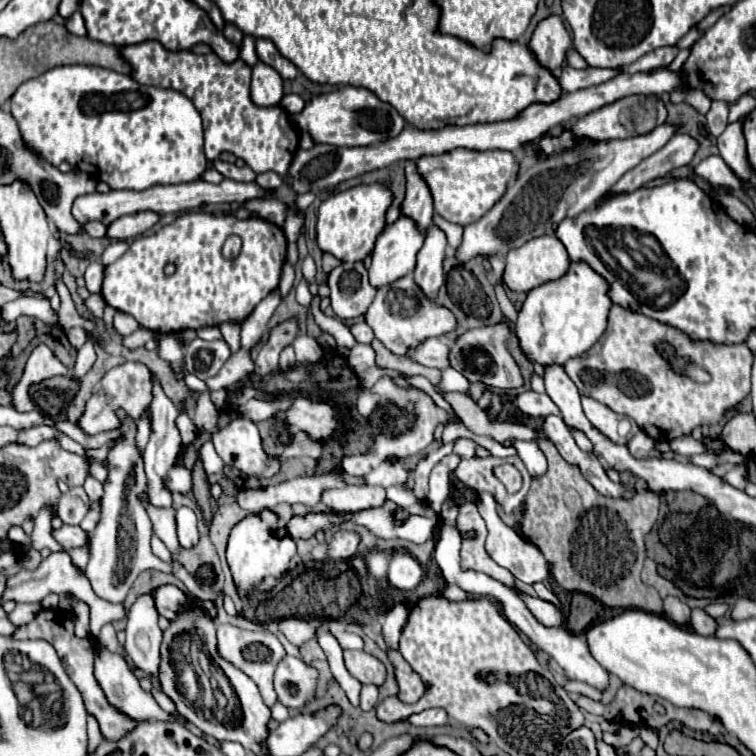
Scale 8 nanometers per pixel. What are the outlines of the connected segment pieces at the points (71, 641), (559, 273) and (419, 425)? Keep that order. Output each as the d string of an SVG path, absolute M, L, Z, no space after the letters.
M41 609L31 623L17 627L11 637L13 639L43 639L43 641L47 641L47 643L51 643L55 647L67 675L77 685L79 693L83 695L87 713L91 713L97 719L105 739L119 739L127 731L131 731L131 727L137 725L137 723L131 723L131 719L123 719L123 715L119 715L119 711L111 711L111 707L107 707L107 699L103 699L103 691L99 691L99 683L95 683L95 675L93 675L95 641L91 637L87 637L87 639L75 637L75 633L73 633L73 617L69 613L65 613L61 609Z
M543 235L543 237L527 241L519 249L507 253L507 267L505 267L503 283L505 283L505 287L509 287L517 293L529 293L531 289L535 289L547 281L555 281L555 279L561 279L563 275L567 275L569 265L571 265L569 255L567 255L567 249L563 247L563 243L555 235Z
M385 375L383 379L379 379L379 383L375 383L375 397L383 399L383 405L393 403L393 405L397 405L399 409L405 409L405 411L413 413L413 415L415 415L415 423L413 423L411 429L407 429L405 433L401 433L401 435L397 435L397 437L385 435L385 433L377 431L377 433L373 435L373 445L371 445L371 449L369 449L367 453L343 457L341 467L343 467L349 475L367 475L371 469L375 469L377 465L381 465L381 463L387 461L387 459L405 459L405 457L411 457L411 455L419 455L421 449L427 447L427 445L433 441L433 433L435 433L437 425L447 425L447 423L455 417L453 411L445 411L445 409L437 407L437 405L433 403L433 399L431 399L425 391L415 389L415 387L403 389L403 387L399 387L389 375Z

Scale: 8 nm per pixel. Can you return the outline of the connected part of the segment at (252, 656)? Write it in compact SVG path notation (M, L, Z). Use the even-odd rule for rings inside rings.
M219 623L217 625L217 639L219 639L219 653L227 661L235 663L235 667L239 667L243 673L247 673L257 683L265 705L271 707L277 701L275 691L273 691L273 673L275 673L277 661L281 661L285 657L285 649L283 649L281 641L277 639L277 635L271 631L243 631L239 627Z

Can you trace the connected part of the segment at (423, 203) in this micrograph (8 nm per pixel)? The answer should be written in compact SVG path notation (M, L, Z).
M405 161L407 173L407 195L403 201L403 215L415 215L419 219L419 227L429 227L433 221L433 197L429 185L417 173L415 161Z

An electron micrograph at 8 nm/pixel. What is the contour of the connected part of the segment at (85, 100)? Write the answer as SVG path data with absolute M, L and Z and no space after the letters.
M89 65L49 69L47 73L25 81L17 89L11 97L11 115L19 123L25 145L45 161L55 167L67 161L73 169L95 175L111 189L143 191L153 185L189 183L197 181L207 169L201 115L195 105L177 91L141 85L133 77L111 69Z

